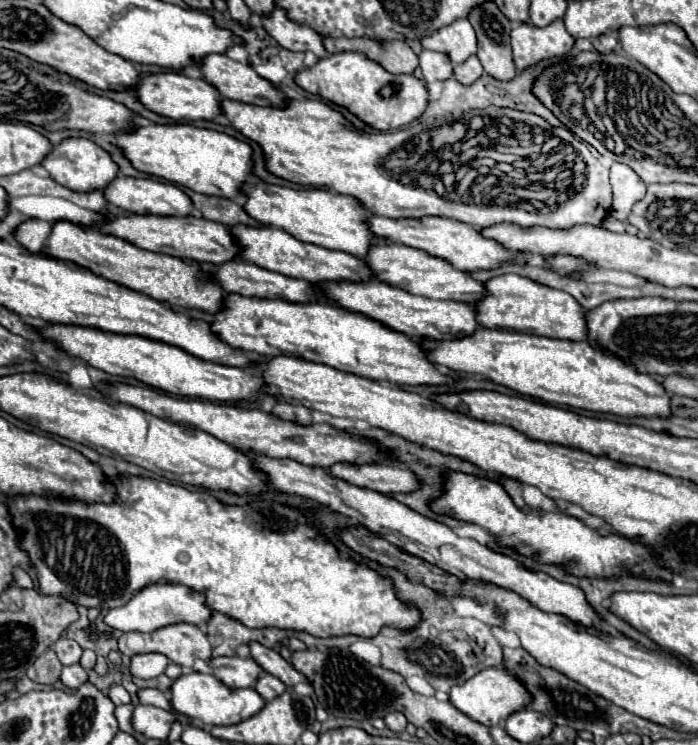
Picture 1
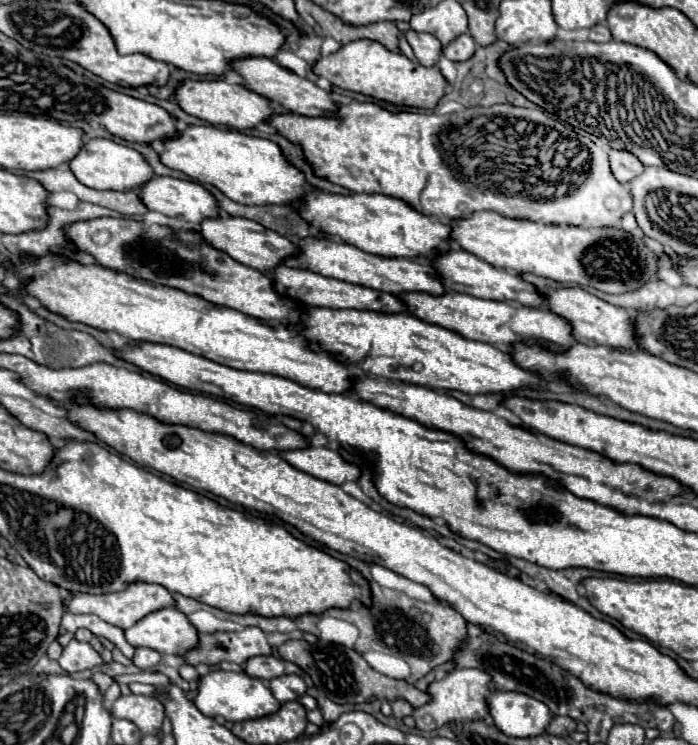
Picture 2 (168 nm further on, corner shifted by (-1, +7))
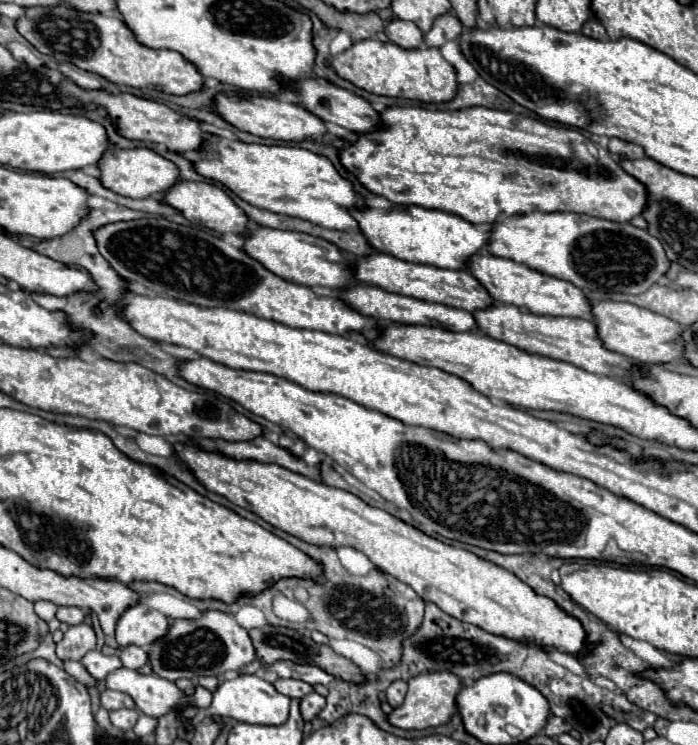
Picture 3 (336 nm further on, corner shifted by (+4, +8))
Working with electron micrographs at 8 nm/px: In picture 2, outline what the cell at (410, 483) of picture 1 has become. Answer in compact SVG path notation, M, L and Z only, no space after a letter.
M306 448L282 452L282 458L292 466L296 466L298 470L336 486L342 486L348 480L358 480L362 474L358 464L346 462L336 450L330 448Z

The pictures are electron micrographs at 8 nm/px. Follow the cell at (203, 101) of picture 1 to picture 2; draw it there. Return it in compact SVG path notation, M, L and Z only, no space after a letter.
M218 78L218 80L184 80L182 84L178 84L174 88L174 98L186 114L196 116L208 124L214 124L214 126L224 124L234 130L246 130L256 124L264 124L268 120L268 116L274 112L268 106L266 98L246 90L240 84L228 84L222 78Z

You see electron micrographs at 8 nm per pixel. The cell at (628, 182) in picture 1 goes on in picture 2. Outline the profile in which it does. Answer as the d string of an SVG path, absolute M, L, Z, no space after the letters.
M610 150L610 170L614 174L614 178L620 184L630 184L630 180L634 180L634 176L642 174L642 164L640 160L630 154L630 152L622 152L622 150Z

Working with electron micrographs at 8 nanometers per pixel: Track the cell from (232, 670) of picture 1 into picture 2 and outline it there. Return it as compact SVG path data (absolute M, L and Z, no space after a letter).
M252 656L250 660L246 660L242 668L250 678L258 678L264 682L282 674L302 674L302 670L296 664L280 660L276 656Z

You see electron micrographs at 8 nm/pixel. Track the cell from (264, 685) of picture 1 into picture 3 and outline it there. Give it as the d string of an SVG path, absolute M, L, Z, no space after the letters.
M279 679L275 683L275 689L287 697L305 697L309 693L313 693L313 687L305 681L299 681L299 679Z

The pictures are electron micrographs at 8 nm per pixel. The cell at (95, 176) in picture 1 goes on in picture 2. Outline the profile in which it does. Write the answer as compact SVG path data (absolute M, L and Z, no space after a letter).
M106 138L86 140L86 144L82 144L82 148L78 150L78 156L74 156L74 160L70 160L68 166L78 182L96 190L134 190L154 176L152 168L136 150Z

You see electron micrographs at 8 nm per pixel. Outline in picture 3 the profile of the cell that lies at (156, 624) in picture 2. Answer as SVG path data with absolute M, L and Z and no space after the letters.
M133 605L127 607L115 627L117 633L117 643L121 647L127 645L137 645L137 647L149 647L153 641L163 637L169 629L169 619L153 611L145 605Z

